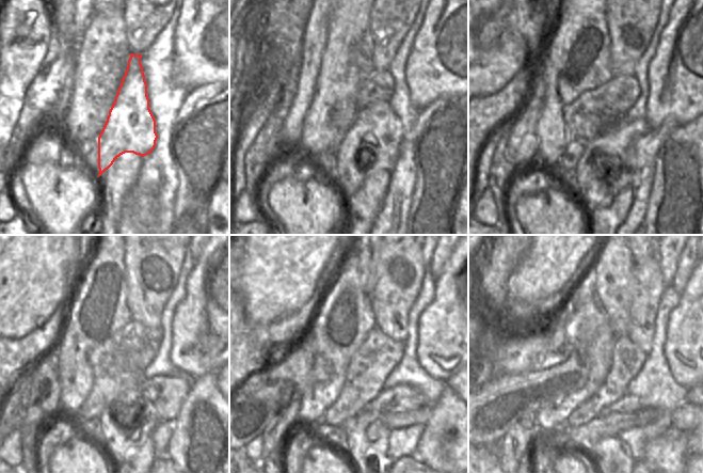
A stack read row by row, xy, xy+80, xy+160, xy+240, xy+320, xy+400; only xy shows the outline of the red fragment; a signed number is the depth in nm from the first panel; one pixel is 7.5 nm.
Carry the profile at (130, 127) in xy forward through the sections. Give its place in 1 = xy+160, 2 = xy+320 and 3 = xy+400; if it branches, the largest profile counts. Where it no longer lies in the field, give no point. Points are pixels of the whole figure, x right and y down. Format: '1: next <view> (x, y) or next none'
1: next xy+160 (597, 189)
2: next xy+320 (366, 446)
3: next xy+400 (610, 452)

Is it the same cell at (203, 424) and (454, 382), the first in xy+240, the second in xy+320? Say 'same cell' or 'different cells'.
different cells

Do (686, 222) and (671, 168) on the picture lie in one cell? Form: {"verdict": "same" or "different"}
{"verdict": "same"}

